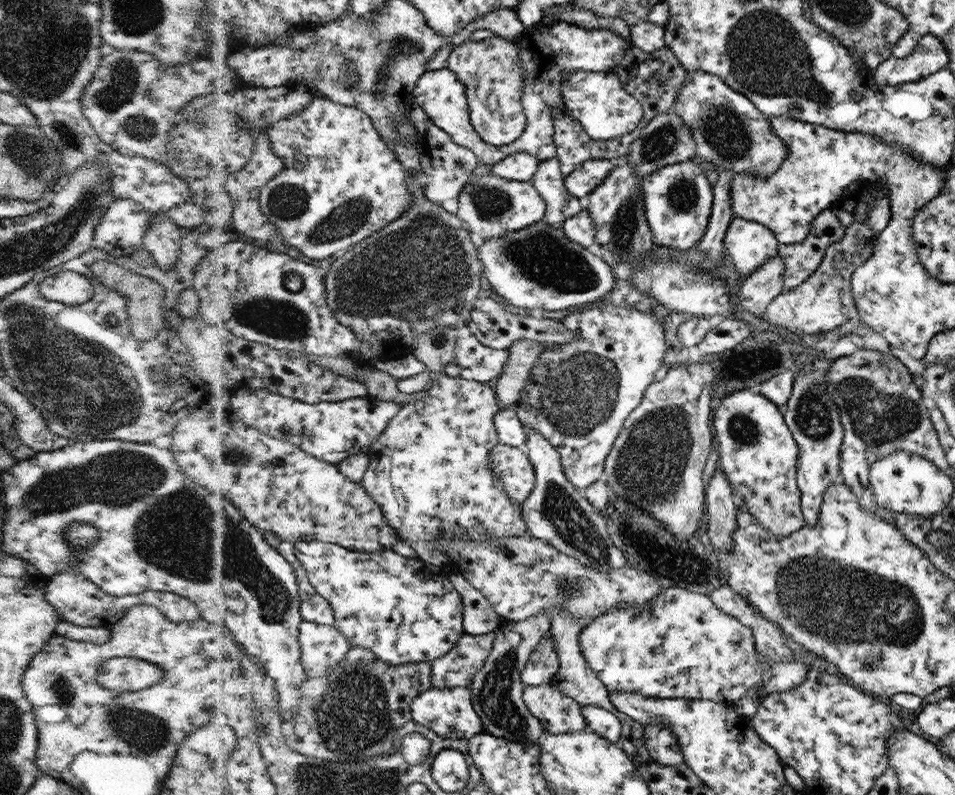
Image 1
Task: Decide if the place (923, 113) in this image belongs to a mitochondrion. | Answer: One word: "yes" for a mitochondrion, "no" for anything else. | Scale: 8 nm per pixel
no

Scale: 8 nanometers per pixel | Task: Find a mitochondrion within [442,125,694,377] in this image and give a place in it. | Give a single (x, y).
(540, 256)

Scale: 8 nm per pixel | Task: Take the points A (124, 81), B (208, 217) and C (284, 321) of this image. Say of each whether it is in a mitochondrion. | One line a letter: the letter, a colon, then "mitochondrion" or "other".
A: mitochondrion
B: other
C: mitochondrion

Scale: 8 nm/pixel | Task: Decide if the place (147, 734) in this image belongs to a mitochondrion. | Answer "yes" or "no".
yes

